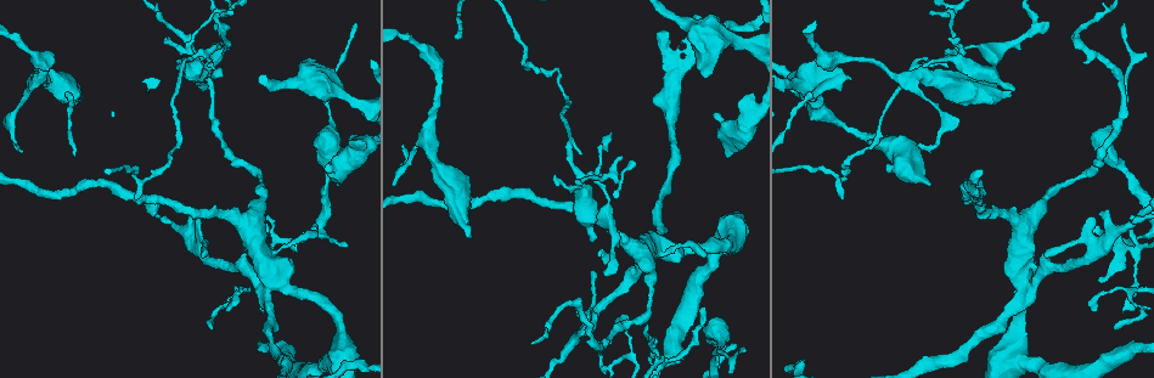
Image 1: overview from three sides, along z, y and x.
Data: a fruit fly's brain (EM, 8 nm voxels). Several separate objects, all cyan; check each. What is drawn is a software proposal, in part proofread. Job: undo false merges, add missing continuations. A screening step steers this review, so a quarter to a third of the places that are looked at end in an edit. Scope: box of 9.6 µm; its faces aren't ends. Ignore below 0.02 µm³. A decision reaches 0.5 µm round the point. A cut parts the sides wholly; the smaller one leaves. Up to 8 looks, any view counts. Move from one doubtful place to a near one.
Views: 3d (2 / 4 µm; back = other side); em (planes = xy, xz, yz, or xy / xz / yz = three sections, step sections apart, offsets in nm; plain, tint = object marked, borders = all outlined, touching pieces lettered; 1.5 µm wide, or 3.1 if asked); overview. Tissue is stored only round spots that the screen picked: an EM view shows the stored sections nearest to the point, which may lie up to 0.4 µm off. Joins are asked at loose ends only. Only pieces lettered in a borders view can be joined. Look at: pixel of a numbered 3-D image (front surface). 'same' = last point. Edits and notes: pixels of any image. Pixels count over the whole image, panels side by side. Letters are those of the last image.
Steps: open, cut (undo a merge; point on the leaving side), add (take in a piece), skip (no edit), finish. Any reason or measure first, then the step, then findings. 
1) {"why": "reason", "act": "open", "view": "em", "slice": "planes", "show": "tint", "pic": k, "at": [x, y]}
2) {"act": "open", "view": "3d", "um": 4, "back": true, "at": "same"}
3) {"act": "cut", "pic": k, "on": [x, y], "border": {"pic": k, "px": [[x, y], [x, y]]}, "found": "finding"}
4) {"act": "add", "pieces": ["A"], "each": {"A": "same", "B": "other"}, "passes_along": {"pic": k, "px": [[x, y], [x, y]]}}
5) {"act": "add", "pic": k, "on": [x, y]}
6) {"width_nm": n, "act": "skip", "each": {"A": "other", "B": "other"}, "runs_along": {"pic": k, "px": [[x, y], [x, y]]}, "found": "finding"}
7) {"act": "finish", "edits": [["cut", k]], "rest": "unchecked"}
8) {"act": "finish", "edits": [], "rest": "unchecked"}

{"why": "sharp bend", "act": "open", "view": "em", "slice": "xy", "step": 4, "show": "tint", "pic": 1, "at": [1079, 39]}

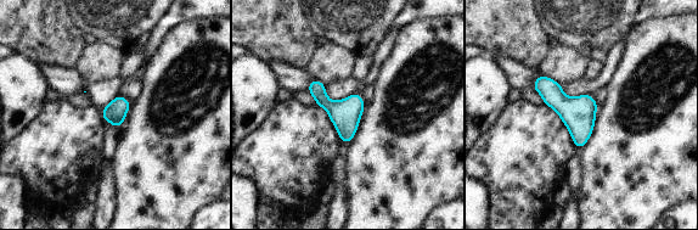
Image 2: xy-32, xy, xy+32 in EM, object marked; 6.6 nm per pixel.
{"why": "another direction", "act": "open", "view": "em", "slice": "planes", "show": "borders", "at": "same"}

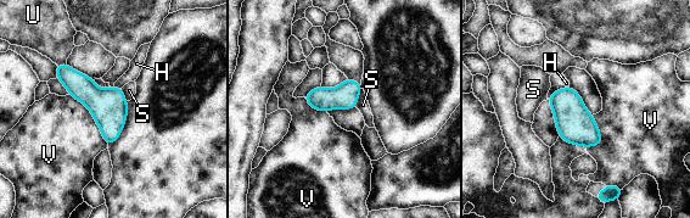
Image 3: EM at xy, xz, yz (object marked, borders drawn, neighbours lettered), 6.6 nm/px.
{"width_nm": 170, "longest_contact_nm": ["V", 420], "act": "skip", "each": {"H": "other", "S": "other", "U": "other", "V": "other"}, "found": "one neuron here"}

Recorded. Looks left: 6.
{"why": "small branch off a trunk", "act": "open", "view": "em", "slice": "xy", "step": 4, "show": "borders", "pic": 1, "at": [583, 185]}

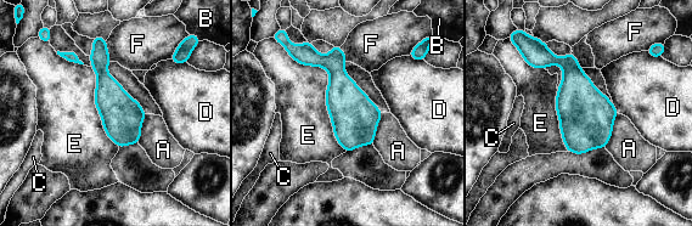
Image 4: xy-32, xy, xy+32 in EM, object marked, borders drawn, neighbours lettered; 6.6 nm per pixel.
{"act": "skip", "each": {"A": "other", "B": "other", "C": "other", "D": "other", "E": "other", "F": "other"}, "runs_along": {"pic": 4, "px": [[96, 40], [110, 97], [134, 141]]}, "found": "all the same neuron"}

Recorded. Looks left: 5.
{"why": "end of a long branch", "act": "open", "view": "em", "slice": "planes", "show": "borders", "pic": 1, "at": [744, 346]}

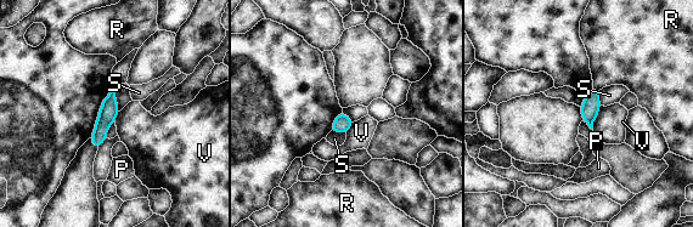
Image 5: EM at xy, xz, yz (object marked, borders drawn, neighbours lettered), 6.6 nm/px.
{"width_nm": 120, "act": "skip", "each": {"P": "other", "R": "other", "S": "other", "V": "other"}, "runs_along": {"pic": 5, "px": [[112, 95], [110, 111], [96, 145]]}, "found": "none of them fits"}

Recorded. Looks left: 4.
{"act": "finish", "edits": [], "rest": "unchecked"}

